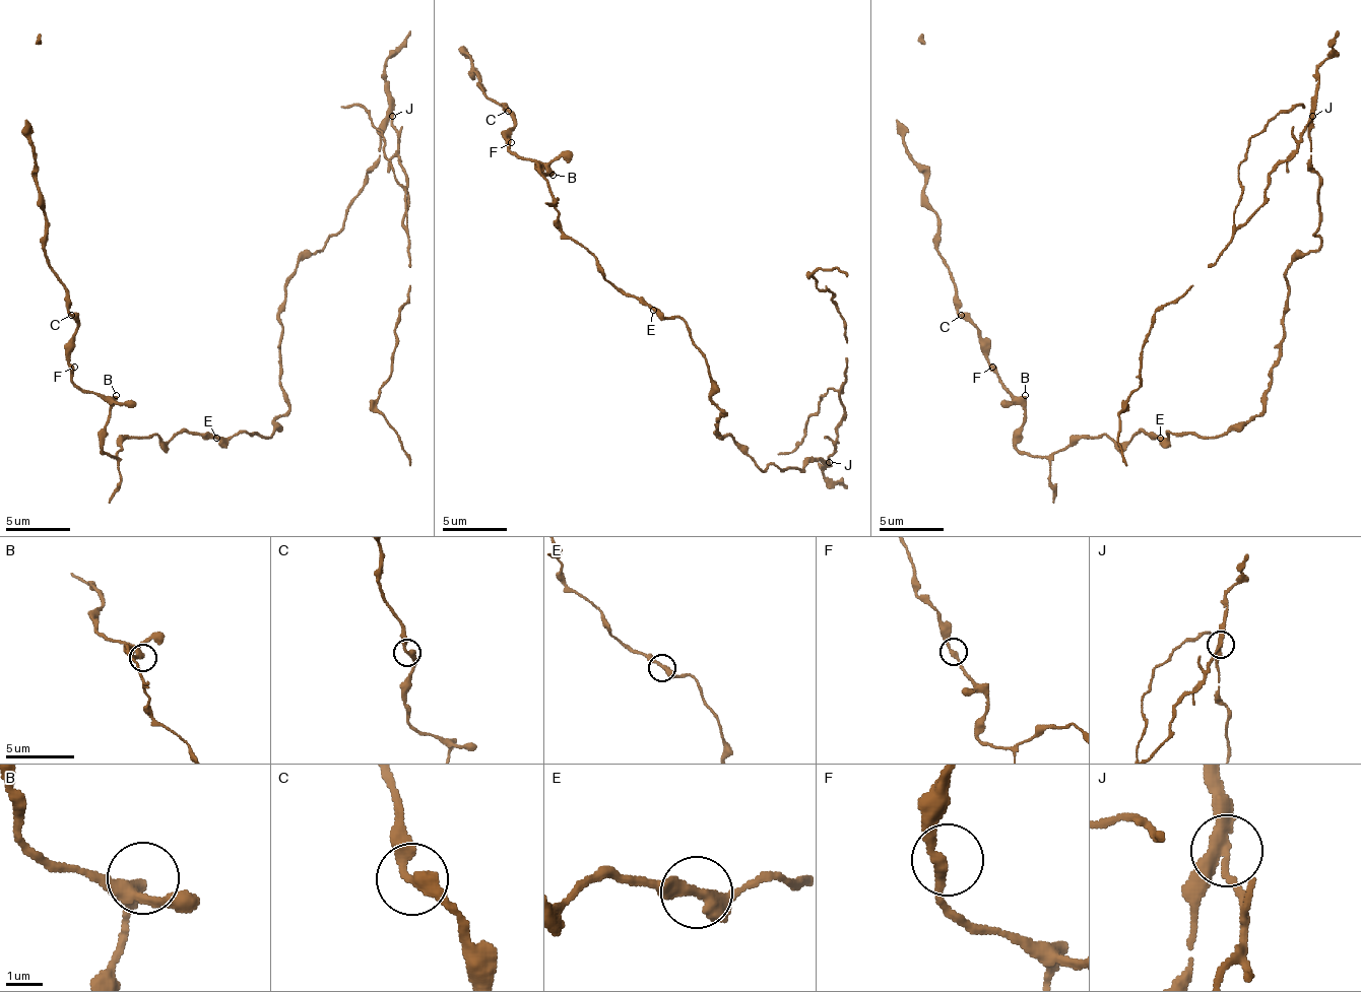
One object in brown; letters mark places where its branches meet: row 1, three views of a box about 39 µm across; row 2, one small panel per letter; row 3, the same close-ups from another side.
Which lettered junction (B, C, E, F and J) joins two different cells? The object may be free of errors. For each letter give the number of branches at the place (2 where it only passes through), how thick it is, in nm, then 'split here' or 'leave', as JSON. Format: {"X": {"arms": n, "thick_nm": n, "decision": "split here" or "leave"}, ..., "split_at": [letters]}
{"B": {"arms": 3, "thick_nm": 280, "decision": "leave"}, "C": {"arms": 2, "thick_nm": 360, "decision": "leave"}, "E": {"arms": 3, "thick_nm": 280, "decision": "leave"}, "F": {"arms": 2, "thick_nm": 260, "decision": "leave"}, "J": {"arms": 3, "thick_nm": 260, "decision": "split here"}, "split_at": ["J"]}

